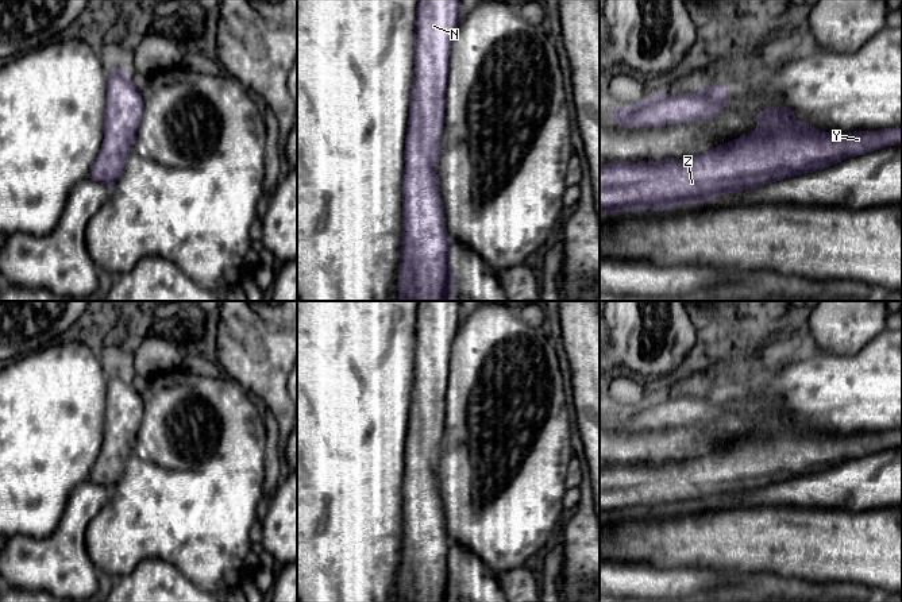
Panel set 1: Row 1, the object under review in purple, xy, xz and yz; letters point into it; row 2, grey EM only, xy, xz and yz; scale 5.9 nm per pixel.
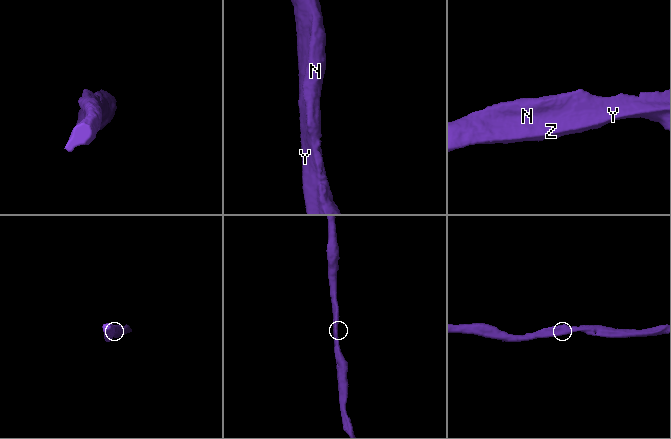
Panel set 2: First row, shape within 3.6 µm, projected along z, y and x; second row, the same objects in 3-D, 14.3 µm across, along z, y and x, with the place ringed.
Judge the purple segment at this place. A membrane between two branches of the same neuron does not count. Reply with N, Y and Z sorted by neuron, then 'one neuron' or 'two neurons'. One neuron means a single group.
N Y Z | one neuron

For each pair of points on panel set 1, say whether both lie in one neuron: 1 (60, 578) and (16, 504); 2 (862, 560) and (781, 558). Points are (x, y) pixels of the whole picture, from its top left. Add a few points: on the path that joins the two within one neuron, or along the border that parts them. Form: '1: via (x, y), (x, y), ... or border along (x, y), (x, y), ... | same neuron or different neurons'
1: border along (60, 518), (56, 529), (42, 539), (14, 537) | different neurons
2: via (841, 558), (801, 558) | same neuron

